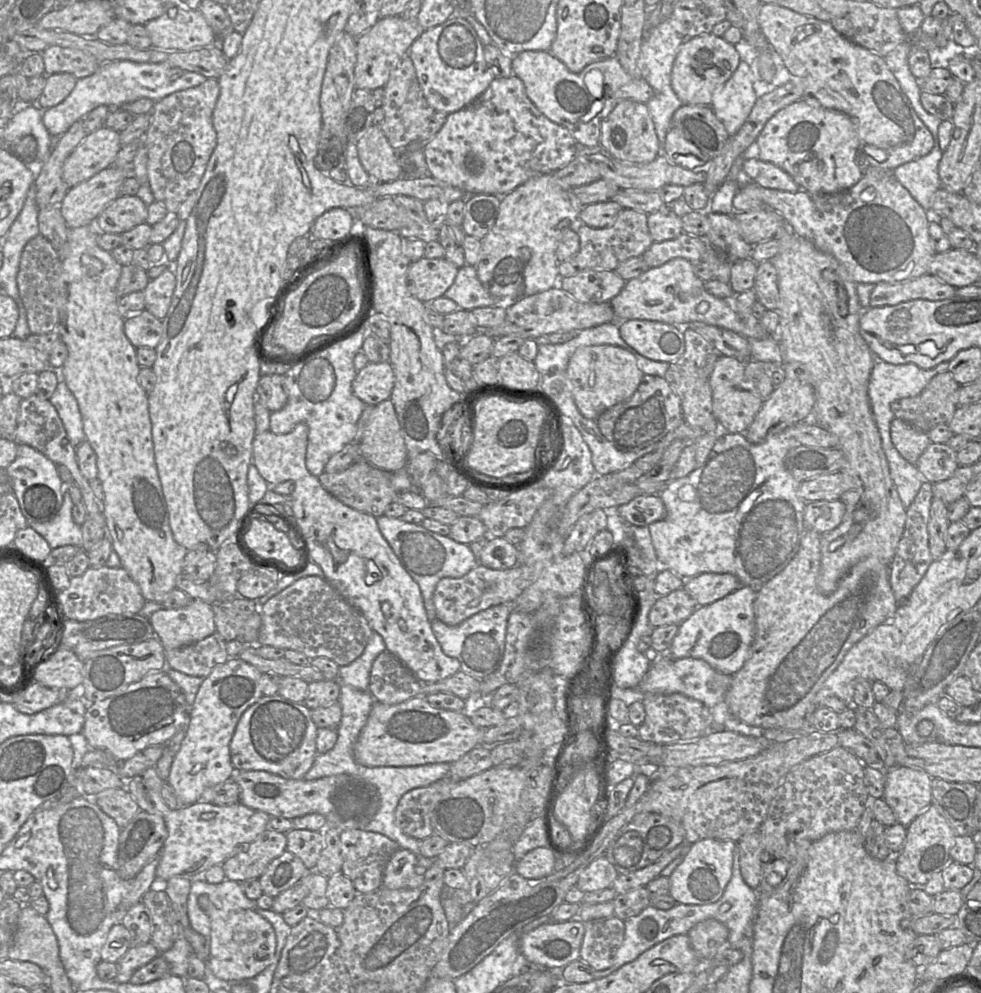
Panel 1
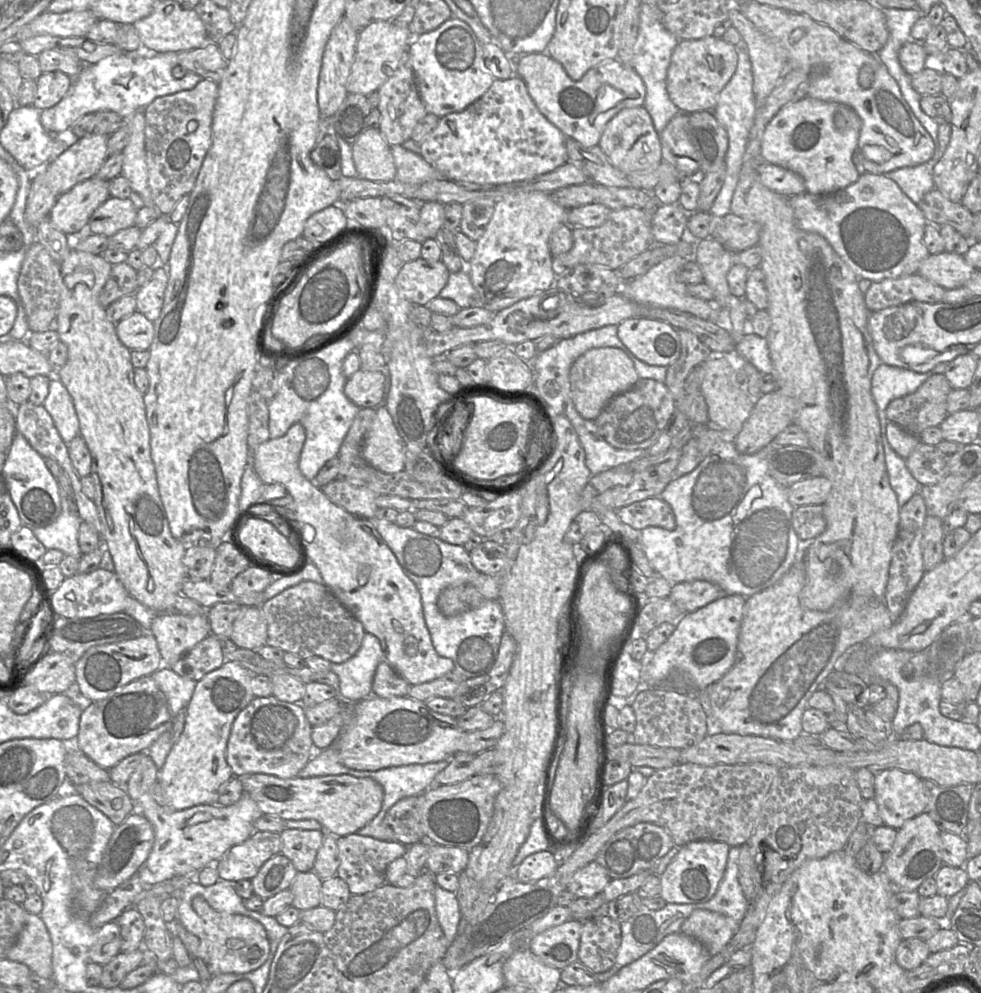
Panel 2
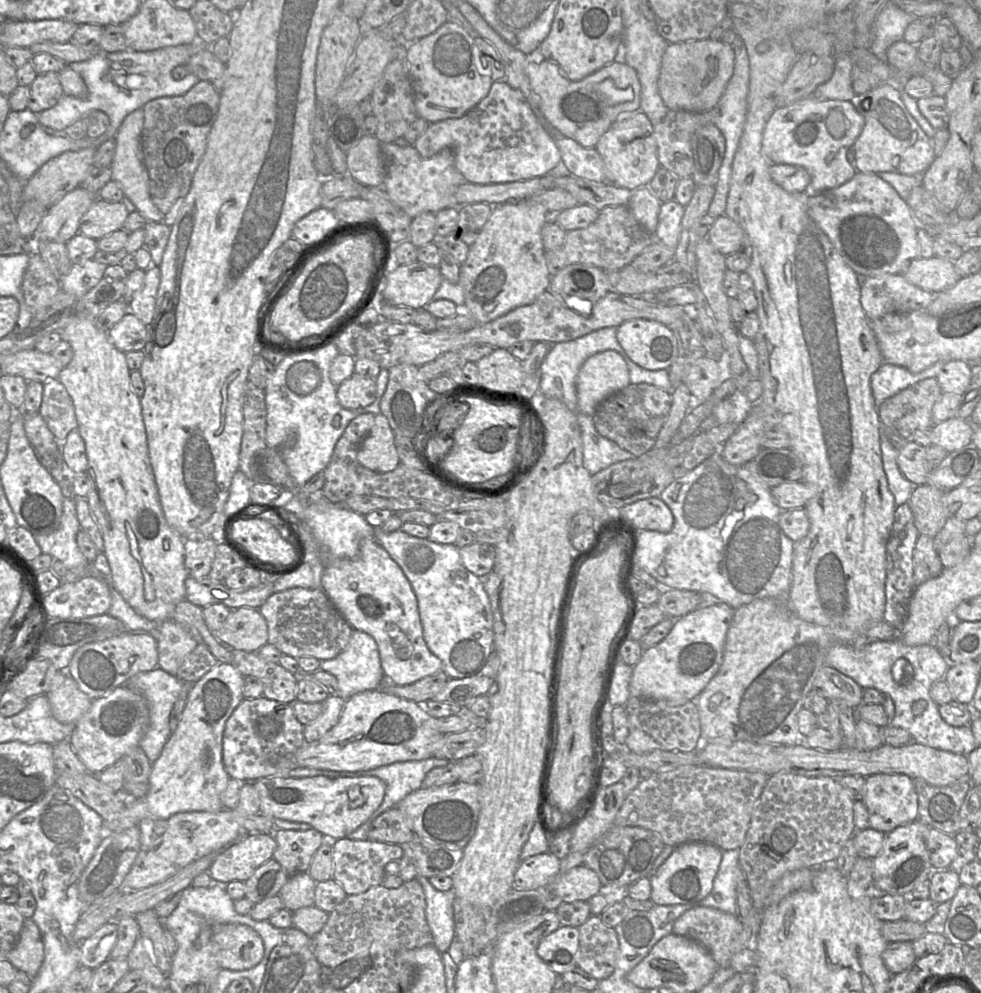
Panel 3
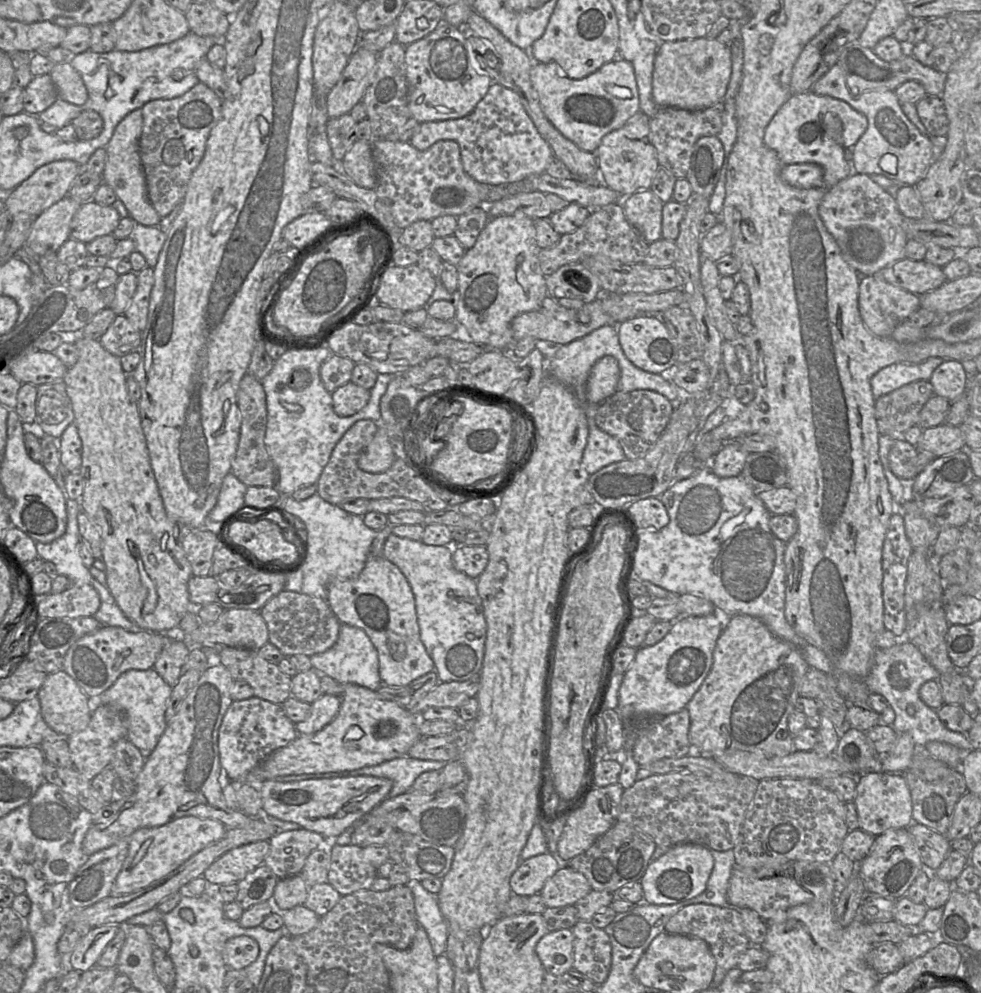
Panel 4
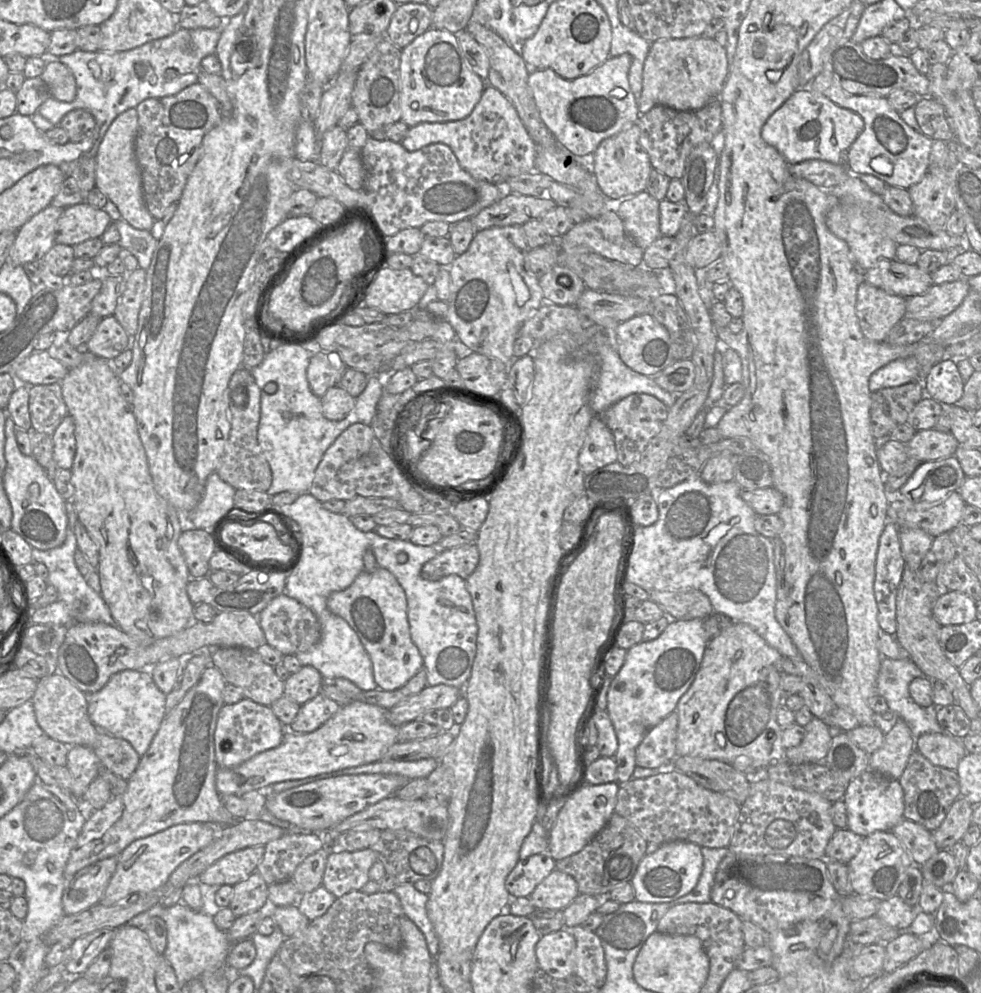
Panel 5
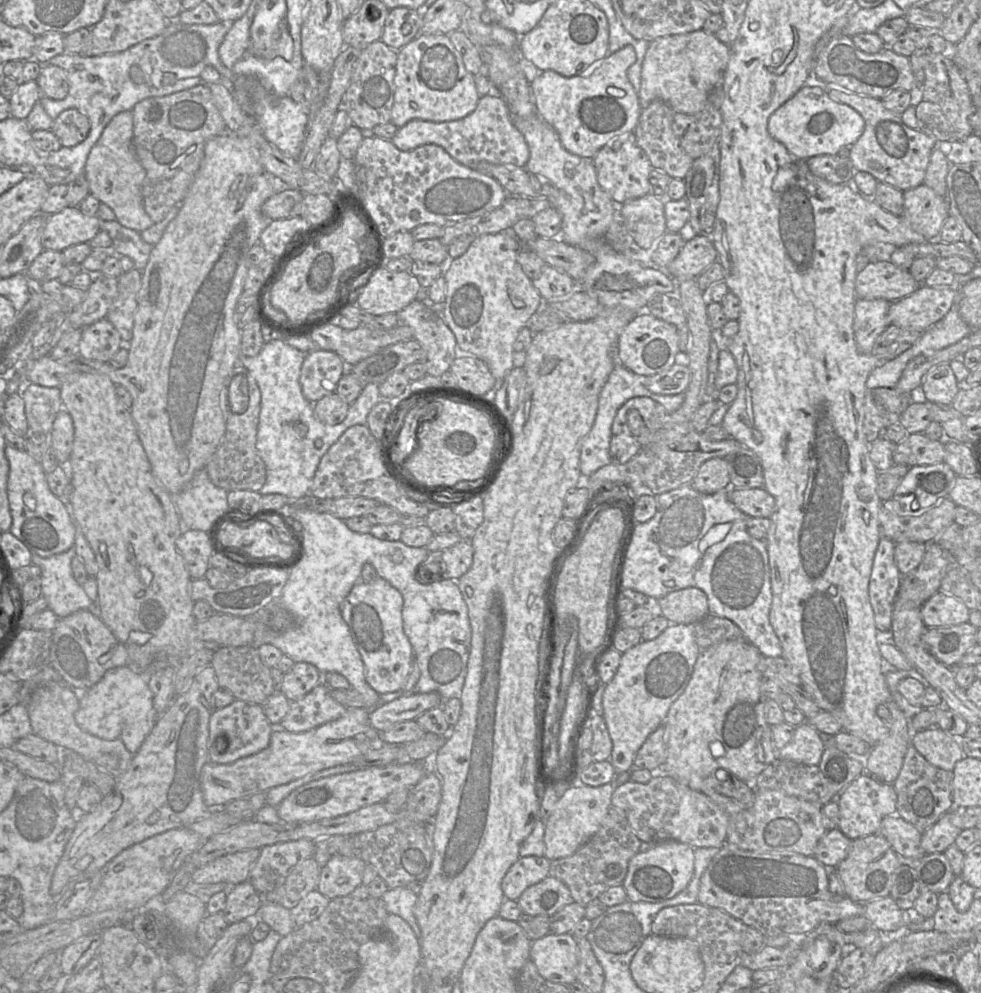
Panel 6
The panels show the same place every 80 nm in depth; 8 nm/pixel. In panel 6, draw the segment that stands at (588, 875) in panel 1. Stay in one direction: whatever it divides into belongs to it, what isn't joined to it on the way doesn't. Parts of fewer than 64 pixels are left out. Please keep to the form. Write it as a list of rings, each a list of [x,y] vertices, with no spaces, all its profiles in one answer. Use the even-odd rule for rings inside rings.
[[[547,876],[539,883],[528,887],[517,902],[523,914],[551,917],[574,901],[569,888],[562,881]]]

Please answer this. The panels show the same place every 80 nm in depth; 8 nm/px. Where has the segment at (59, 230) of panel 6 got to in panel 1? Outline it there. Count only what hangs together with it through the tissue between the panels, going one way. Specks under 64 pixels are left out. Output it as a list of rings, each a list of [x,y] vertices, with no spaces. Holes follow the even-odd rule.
[[[136,195],[119,196],[96,218],[96,226],[105,233],[122,234],[146,222],[147,207]]]

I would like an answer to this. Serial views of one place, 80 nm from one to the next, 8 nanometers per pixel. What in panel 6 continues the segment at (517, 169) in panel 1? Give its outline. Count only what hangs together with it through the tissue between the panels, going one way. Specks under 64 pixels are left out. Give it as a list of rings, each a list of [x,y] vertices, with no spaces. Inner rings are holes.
[[[498,93],[481,96],[474,111],[458,120],[432,122],[413,119],[398,128],[391,142],[401,151],[411,151],[419,146],[435,144],[457,162],[470,168],[476,168],[477,164],[483,161],[525,168],[529,159],[528,145],[513,125],[509,107]]]

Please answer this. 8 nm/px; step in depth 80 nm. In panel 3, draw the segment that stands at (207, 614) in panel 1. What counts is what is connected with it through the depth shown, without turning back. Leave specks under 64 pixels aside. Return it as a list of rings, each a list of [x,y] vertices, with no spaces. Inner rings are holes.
[[[173,619],[157,624],[158,667],[176,676],[184,659],[198,645],[197,641]]]

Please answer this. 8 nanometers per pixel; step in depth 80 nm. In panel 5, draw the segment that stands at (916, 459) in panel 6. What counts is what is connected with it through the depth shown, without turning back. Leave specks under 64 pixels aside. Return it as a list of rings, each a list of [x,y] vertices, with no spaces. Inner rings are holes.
[[[927,429],[917,431],[906,446],[910,458],[926,462],[950,457],[960,445],[950,432]]]

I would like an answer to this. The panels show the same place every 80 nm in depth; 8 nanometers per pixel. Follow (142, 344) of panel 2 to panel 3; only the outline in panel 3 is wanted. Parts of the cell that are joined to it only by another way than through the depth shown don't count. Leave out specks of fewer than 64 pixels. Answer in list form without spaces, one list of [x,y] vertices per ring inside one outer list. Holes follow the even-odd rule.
[[[126,313],[109,331],[111,343],[120,351],[143,350],[147,342],[148,329],[133,313]]]

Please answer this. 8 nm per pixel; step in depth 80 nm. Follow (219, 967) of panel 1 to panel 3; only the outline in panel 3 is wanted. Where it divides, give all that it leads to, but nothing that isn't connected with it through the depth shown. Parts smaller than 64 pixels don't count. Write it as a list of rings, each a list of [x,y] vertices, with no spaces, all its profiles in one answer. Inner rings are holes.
[[[219,924],[212,927],[212,955],[222,969],[247,970],[264,956],[260,935],[245,924]]]

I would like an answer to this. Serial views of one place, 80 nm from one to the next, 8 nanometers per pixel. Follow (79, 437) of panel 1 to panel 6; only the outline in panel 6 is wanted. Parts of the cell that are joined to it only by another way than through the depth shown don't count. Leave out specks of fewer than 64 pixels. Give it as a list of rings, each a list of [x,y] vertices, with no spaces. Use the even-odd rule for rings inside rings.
[[[26,383],[18,393],[24,400],[28,426],[49,435],[57,414],[63,409],[60,388]]]

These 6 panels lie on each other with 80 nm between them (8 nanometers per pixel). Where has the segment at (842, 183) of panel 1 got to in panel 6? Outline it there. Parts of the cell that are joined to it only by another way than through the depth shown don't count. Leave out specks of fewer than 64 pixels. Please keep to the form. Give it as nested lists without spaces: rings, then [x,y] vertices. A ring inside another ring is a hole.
[[[809,80],[768,119],[768,134],[801,160],[818,155],[836,155],[840,148],[854,144],[863,134],[865,121],[853,108],[831,100],[823,86]]]

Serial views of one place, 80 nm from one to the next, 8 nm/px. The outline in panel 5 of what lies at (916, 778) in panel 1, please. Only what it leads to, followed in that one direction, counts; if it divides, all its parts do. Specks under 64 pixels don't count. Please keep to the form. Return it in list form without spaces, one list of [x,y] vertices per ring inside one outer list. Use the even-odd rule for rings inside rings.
[[[870,769],[849,782],[843,802],[847,810],[847,828],[864,838],[878,831],[891,831],[904,819],[904,792],[899,781]]]

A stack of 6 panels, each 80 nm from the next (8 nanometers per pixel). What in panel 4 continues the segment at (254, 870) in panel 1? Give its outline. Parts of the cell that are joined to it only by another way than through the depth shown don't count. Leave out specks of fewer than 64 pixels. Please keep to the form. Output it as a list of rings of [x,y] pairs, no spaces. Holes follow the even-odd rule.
[[[266,840],[233,848],[215,860],[202,876],[217,885],[238,883],[264,863],[269,850]]]

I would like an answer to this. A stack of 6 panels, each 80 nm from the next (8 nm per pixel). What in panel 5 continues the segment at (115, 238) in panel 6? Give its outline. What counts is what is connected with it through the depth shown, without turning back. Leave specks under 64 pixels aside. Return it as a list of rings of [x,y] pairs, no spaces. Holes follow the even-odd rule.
[[[108,200],[103,209],[111,217],[112,223],[119,231],[118,244],[137,258],[140,268],[147,270],[158,245],[158,240],[152,236],[149,230],[136,229],[126,222],[112,201]]]

